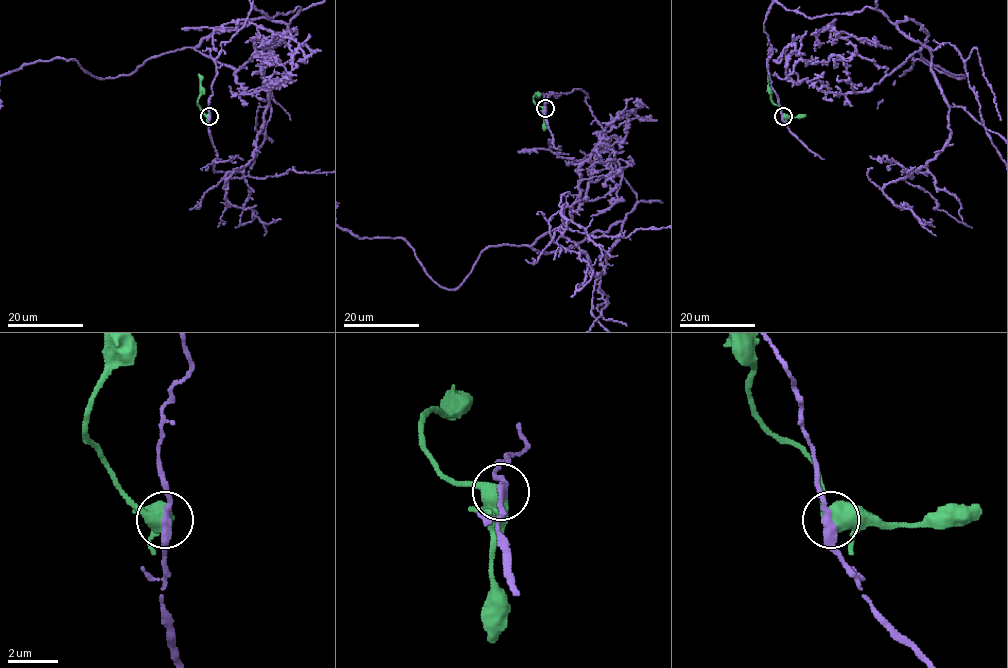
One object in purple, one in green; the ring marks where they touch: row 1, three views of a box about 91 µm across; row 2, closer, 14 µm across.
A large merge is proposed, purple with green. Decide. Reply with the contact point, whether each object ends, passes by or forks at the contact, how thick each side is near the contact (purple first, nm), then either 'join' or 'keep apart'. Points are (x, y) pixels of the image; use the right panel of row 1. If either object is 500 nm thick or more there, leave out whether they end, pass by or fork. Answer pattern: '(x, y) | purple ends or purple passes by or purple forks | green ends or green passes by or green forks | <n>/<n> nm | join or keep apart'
(783, 116) | 320/500 nm | keep apart

